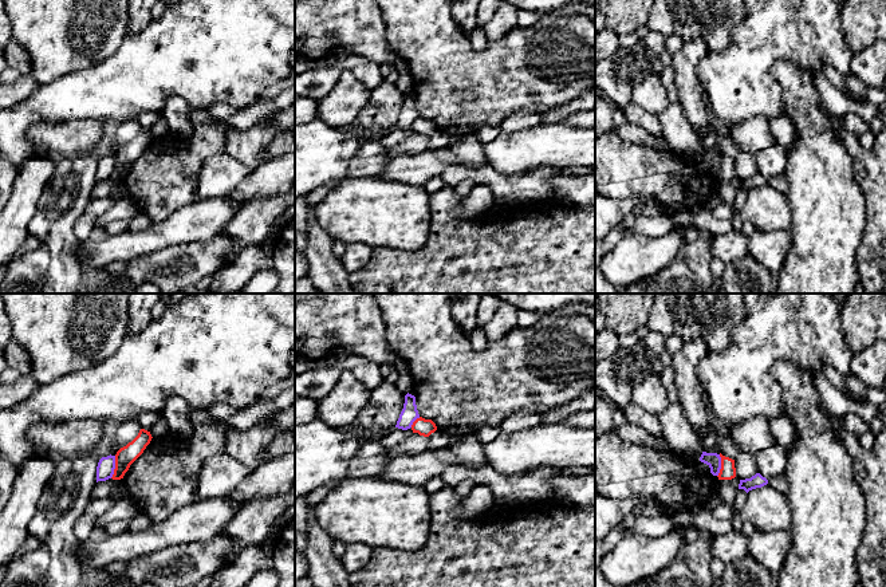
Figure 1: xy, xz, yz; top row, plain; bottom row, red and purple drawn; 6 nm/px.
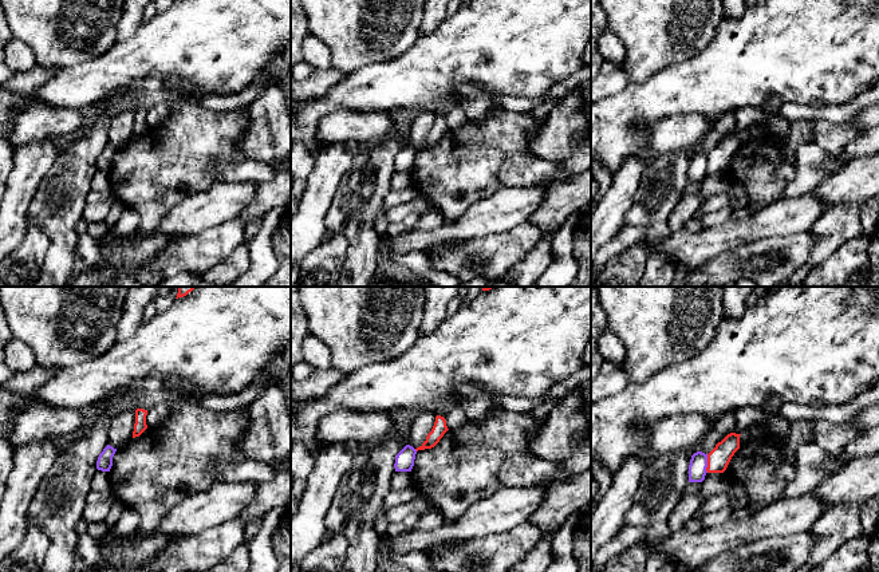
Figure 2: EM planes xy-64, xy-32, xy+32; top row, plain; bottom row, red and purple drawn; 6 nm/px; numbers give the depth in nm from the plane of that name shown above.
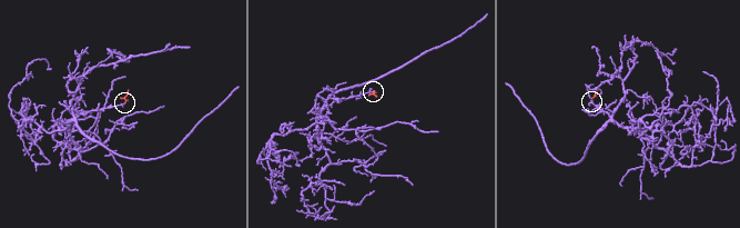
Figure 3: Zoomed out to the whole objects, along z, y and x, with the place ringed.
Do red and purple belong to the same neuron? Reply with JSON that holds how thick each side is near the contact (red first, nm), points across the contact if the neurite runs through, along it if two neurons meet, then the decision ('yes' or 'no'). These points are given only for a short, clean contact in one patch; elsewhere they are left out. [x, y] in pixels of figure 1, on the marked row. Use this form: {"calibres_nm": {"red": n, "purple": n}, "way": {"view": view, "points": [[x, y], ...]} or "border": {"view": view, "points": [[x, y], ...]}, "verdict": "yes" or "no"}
{"calibres_nm": {"red": 110, "purple": 110}, "border": {"view": "xy", "points": [[115, 456], [115, 468], [110, 477]]}, "verdict": "no"}

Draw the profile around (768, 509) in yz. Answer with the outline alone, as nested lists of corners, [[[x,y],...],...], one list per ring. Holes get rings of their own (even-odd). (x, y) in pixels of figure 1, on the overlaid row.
[[[769,484],[747,493],[741,513],[760,532],[789,531],[792,525],[785,495]]]

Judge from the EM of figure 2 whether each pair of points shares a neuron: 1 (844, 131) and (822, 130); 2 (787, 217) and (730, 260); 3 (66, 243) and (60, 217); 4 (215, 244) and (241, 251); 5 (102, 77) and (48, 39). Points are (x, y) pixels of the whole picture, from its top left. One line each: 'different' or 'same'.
1: same
2: different
3: same
4: different
5: different

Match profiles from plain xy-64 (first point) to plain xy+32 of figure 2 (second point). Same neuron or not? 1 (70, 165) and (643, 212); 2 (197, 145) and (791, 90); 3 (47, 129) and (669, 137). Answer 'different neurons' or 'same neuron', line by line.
1: same neuron
2: different neurons
3: same neuron

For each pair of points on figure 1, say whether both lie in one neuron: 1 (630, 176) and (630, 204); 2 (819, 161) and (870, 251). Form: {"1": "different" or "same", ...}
{"1": "different", "2": "different"}

